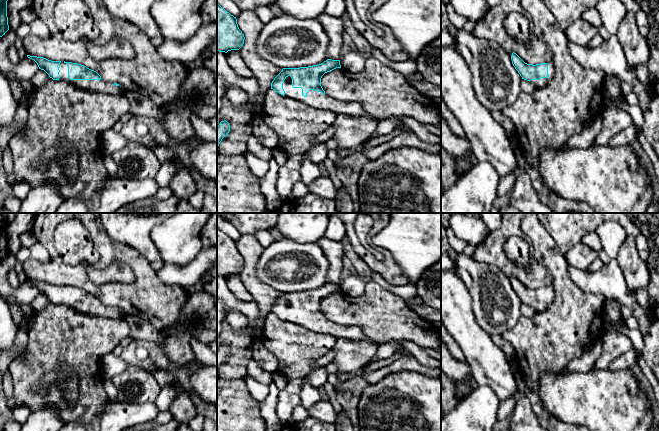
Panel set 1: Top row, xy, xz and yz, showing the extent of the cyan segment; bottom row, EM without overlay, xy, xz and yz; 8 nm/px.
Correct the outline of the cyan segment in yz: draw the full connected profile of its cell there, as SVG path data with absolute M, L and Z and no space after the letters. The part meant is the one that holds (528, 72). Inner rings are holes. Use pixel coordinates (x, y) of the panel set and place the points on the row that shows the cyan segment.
M512 53L512 64L522 79L530 81L535 88L546 86L555 75L553 61L541 64L527 64L516 53Z

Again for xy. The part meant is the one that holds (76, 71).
M30 56L39 69L44 70L53 80L65 81L83 90L108 95L125 94L125 89L117 83L103 80L94 70L84 65L65 61L51 61L43 57Z

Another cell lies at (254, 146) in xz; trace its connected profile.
M253 134L247 140L247 150L265 161L272 158L272 150L263 146Z

